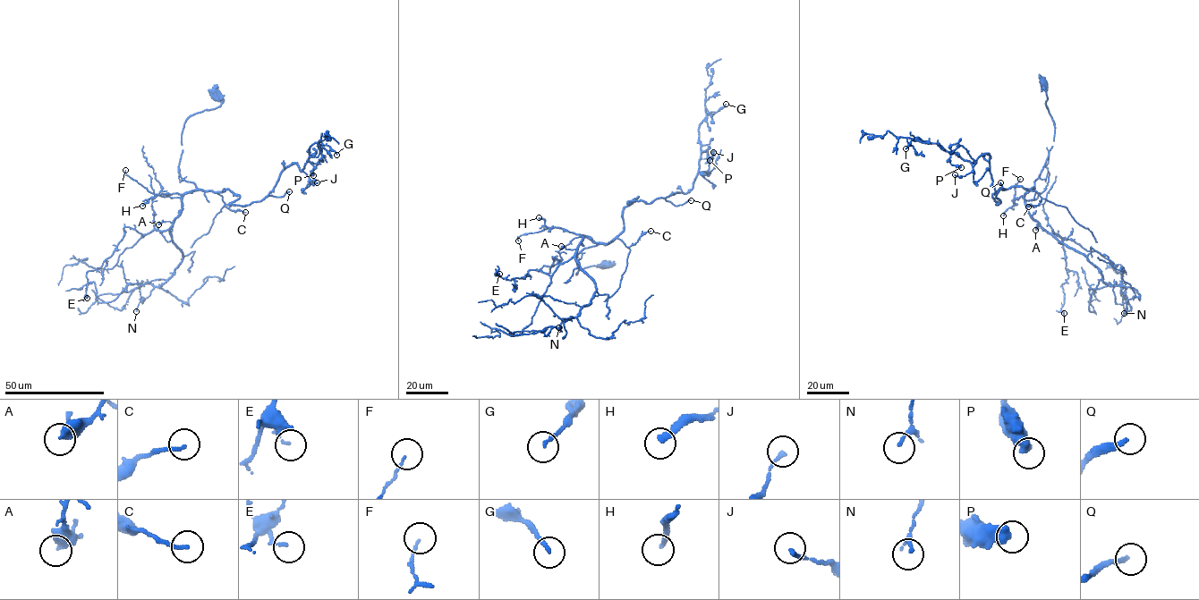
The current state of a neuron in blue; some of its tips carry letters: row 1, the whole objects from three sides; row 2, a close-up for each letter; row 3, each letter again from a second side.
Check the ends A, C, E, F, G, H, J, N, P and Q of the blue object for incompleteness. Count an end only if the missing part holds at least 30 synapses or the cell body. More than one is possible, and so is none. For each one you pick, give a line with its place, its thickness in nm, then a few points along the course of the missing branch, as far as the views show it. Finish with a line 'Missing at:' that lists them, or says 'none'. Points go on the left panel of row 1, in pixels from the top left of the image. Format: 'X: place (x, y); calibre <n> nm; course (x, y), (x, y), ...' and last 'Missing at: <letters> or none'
H: place (142, 206); calibre 260 nm; course (142, 206), (137, 210), (139, 207), (141, 208), (137, 200), (131, 202), (127, 206), (126, 218)
Q: place (289, 191); calibre 220 nm; course (289, 191), (301, 193), (307, 188), (305, 190), (310, 190), (306, 199), (289, 202)
Missing at: H, Q

